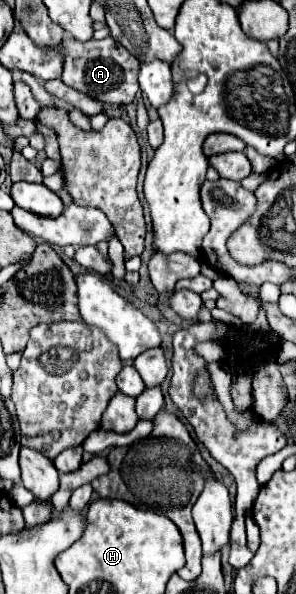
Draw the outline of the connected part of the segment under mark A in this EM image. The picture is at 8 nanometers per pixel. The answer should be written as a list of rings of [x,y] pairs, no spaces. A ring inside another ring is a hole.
[[[105,37],[101,41],[89,39],[89,41],[77,41],[77,39],[65,39],[65,69],[61,81],[71,85],[73,89],[79,89],[81,93],[99,99],[103,103],[115,103],[115,105],[127,105],[135,99],[139,91],[137,73],[139,73],[139,59],[133,57],[123,45],[115,43],[113,37]]]

